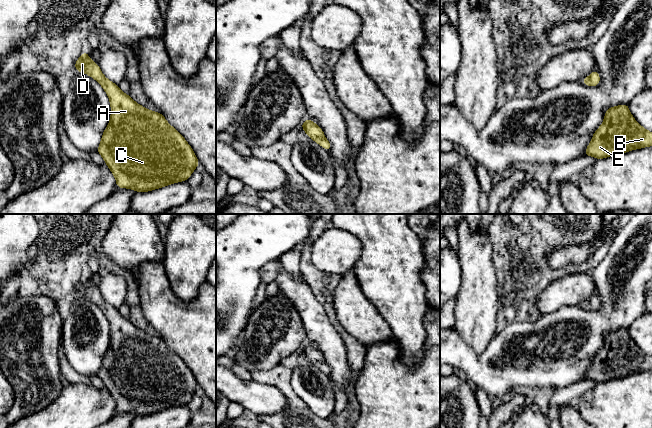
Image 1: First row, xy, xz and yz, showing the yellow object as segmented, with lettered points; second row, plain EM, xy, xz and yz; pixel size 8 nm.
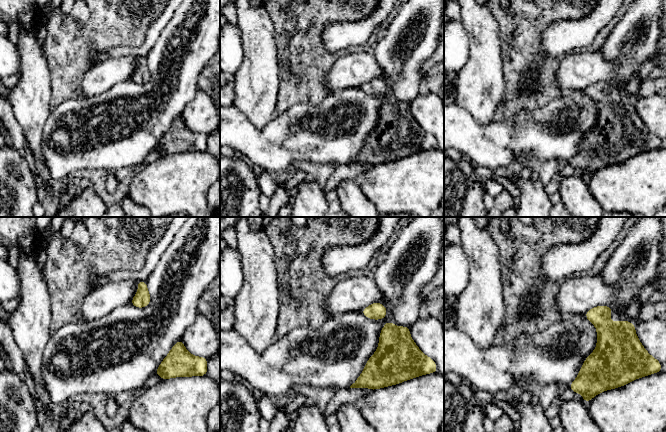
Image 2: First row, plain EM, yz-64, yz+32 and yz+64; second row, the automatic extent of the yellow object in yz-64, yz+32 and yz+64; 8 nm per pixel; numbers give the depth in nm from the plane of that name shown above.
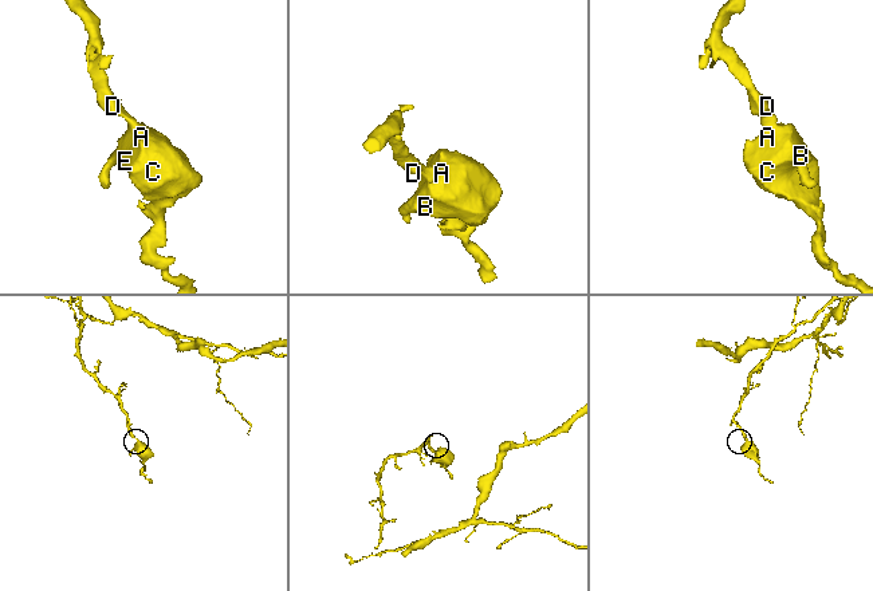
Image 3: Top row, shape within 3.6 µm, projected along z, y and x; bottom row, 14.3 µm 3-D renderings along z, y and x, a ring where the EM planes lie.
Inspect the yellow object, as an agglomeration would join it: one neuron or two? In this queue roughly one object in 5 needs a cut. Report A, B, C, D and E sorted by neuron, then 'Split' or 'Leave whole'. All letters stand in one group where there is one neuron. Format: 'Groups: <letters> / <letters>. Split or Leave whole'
Groups: A B C D E. Leave whole

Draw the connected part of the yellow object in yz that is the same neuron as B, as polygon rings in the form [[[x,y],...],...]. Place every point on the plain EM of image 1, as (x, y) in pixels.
[[[621,328],[606,334],[603,347],[594,356],[584,380],[593,380],[595,383],[603,383],[612,379],[619,379],[634,373],[650,370],[652,370],[652,356],[644,353],[633,342],[629,335],[628,328]]]

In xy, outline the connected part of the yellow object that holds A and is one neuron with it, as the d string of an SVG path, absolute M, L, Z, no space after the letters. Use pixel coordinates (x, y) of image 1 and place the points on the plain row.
M85 274L74 289L77 296L82 296L98 305L107 317L111 329L111 342L107 352L103 355L102 364L97 376L103 381L106 389L116 402L117 412L133 413L135 416L149 416L154 413L187 405L197 390L199 385L185 362L173 352L160 336L149 333L136 327L128 318L124 318L117 308L108 304L96 286L88 281Z

